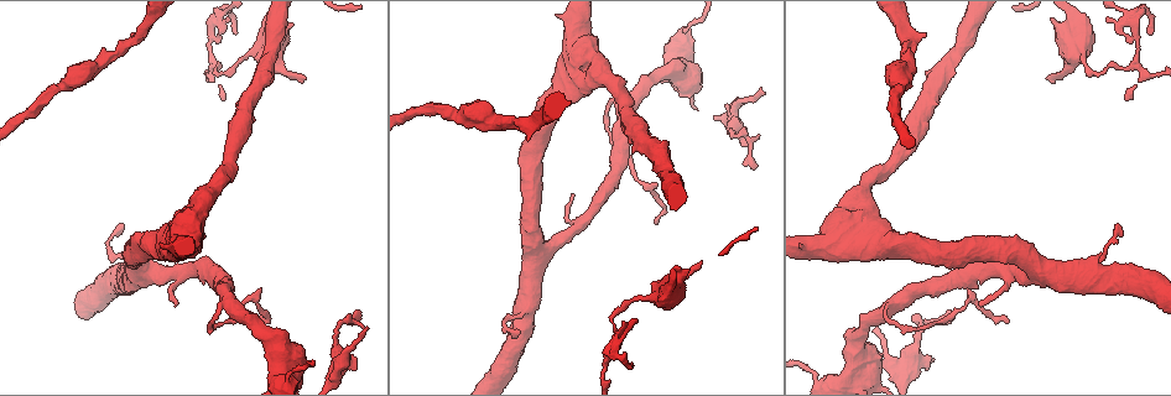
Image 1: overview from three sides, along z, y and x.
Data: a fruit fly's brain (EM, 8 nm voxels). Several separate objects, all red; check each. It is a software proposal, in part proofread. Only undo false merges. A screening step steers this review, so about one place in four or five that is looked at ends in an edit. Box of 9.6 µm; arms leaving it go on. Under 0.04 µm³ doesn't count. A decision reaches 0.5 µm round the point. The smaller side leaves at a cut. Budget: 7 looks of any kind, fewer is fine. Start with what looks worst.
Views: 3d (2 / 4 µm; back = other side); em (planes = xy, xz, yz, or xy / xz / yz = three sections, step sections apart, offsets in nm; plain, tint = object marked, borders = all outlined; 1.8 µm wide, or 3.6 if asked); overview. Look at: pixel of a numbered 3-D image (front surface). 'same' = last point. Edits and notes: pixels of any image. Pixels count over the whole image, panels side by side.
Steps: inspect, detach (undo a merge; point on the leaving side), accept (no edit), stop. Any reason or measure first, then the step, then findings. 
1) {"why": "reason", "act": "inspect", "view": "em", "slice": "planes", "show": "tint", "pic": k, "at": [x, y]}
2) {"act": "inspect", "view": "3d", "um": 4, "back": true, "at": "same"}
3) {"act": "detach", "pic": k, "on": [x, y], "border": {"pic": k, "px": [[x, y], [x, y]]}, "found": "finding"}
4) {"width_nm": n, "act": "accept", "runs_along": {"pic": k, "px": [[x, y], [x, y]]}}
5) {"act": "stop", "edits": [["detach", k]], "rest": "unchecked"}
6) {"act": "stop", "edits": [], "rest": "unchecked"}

{"why": "thick turns thin", "act": "inspect", "view": "em", "slice": "planes", "show": "tint", "pic": 1, "at": [914, 358]}

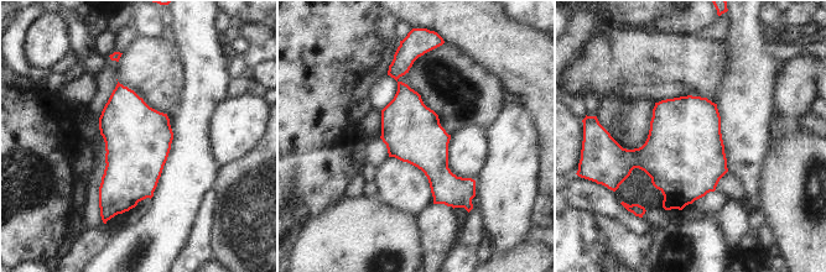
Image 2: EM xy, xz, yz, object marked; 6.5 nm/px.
{"width_nm": 380, "act": "accept", "found": "all the same cell"}

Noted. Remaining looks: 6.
{"why": "calibre changes", "act": "inspect", "view": "3d", "um": 4, "pic": 1, "at": [852, 371]}

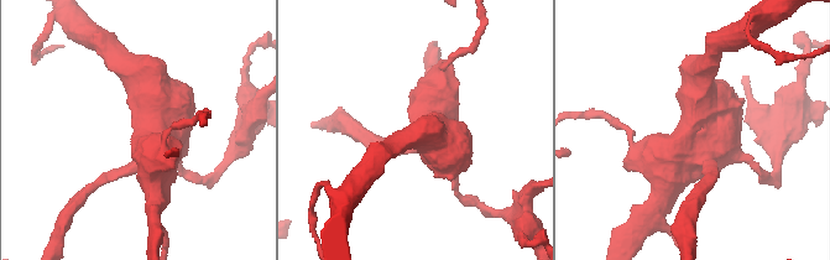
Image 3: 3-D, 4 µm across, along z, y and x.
{"act": "inspect", "view": "em", "um": 3.6, "slice": "planes", "show": "borders", "pic": 3, "at": [157, 124]}

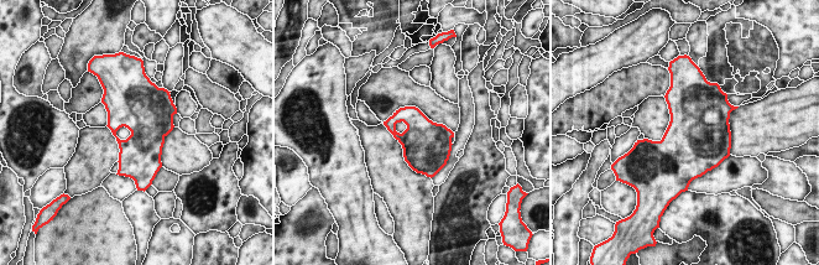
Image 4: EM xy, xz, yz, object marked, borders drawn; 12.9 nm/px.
{"act": "accept", "found": "continuous, no second cell"}

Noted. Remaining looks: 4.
{"why": "calibre changes", "act": "inspect", "view": "em", "um": 3.6, "slice": "planes", "show": "borders", "pic": 1, "at": [908, 56]}

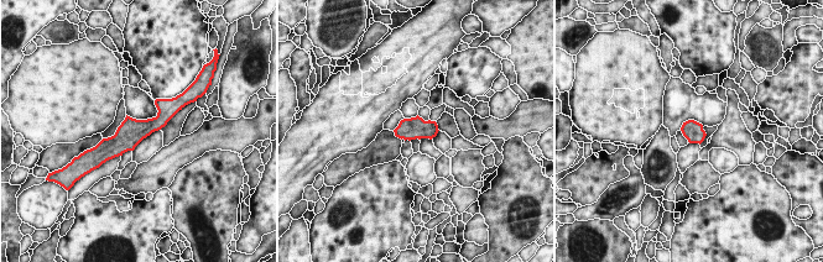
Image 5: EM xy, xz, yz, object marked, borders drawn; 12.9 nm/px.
{"width_nm": 260, "act": "accept", "runs_along": {"pic": 5, "px": [[161, 101], [161, 115], [114, 153]]}, "found": "all the same cell"}

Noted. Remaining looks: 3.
{"act": "stop", "edits": [], "rest": "unchecked"}

